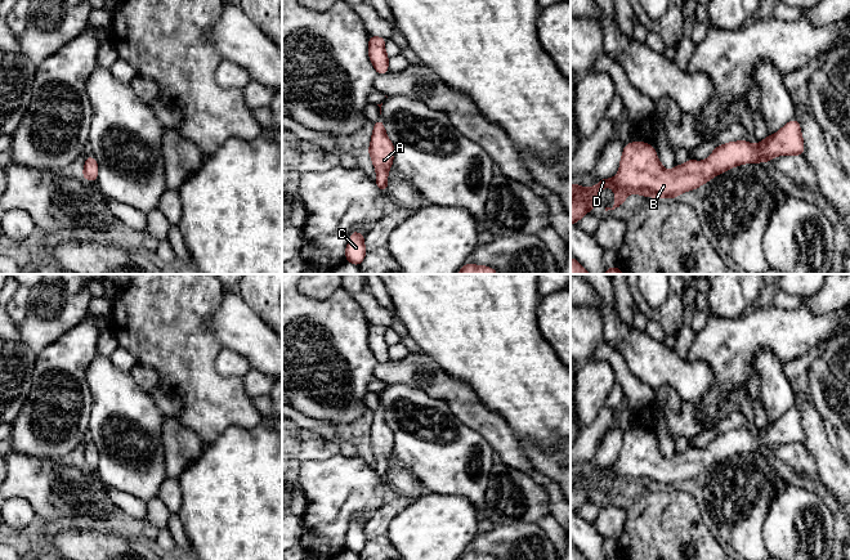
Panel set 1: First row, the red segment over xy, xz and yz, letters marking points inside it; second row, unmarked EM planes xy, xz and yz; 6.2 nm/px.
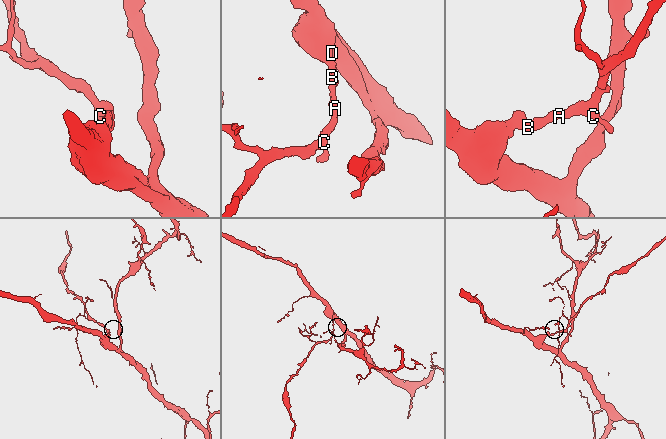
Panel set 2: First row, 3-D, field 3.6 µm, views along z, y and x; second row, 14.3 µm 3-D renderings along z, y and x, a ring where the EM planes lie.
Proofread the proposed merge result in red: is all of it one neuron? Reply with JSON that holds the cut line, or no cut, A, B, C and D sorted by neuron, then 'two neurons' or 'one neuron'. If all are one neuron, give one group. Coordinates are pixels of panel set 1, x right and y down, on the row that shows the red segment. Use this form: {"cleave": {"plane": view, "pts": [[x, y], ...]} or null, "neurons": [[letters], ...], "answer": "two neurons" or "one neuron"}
{"cleave": null, "neurons": [["A", "B", "C", "D"]], "answer": "one neuron"}

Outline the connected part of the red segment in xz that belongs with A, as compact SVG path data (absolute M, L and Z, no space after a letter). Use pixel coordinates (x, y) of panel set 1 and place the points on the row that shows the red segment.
M382 118L373 124L373 133L371 135L371 144L367 152L376 170L375 183L382 193L386 192L388 174L394 160L394 145L388 138Z

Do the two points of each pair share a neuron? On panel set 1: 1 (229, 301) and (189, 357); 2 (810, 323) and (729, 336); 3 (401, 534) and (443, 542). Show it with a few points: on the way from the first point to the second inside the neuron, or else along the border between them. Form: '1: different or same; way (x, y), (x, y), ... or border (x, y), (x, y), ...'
1: different; border (219, 301), (207, 326), (223, 348)
2: same; way (790, 330), (754, 330), (750, 332)
3: same; way (411, 534), (433, 534)

